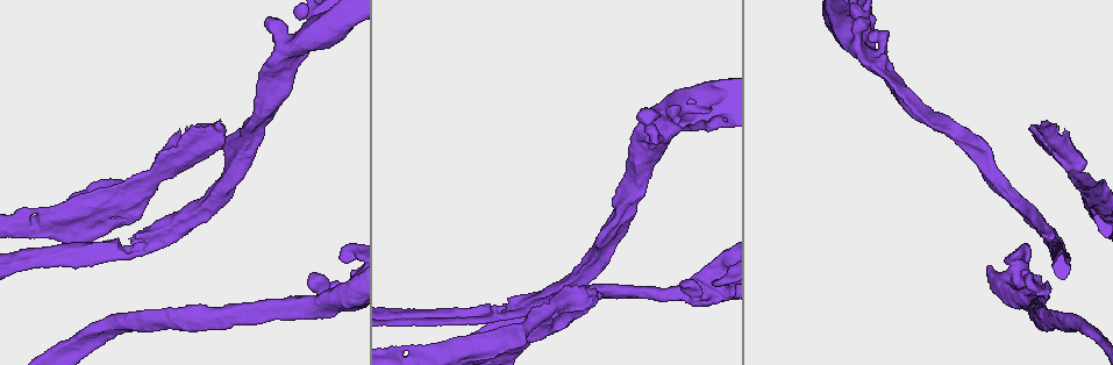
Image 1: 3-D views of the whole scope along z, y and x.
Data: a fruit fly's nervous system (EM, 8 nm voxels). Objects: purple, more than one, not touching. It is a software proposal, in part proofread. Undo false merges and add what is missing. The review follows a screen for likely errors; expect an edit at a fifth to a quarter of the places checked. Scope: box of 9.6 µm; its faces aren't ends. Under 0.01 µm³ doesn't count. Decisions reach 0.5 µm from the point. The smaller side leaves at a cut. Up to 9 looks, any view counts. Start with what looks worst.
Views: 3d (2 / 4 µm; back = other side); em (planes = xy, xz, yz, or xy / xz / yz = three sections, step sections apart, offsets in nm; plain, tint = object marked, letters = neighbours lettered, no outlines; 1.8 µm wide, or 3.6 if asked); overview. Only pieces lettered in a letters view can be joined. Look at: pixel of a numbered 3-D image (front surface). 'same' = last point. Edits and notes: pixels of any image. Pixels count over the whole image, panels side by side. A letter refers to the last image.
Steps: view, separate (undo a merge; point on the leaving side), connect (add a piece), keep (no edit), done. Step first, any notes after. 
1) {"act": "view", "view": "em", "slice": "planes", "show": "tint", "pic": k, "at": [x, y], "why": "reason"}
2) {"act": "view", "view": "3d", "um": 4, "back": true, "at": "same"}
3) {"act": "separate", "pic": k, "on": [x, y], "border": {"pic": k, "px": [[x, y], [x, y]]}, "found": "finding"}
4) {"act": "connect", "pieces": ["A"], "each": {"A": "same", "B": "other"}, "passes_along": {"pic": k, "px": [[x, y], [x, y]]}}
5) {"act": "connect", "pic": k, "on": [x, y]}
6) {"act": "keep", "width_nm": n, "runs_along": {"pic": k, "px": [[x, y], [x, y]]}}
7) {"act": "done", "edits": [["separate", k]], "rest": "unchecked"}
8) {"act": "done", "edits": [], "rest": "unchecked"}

{"act": "view", "view": "em", "um": 3.6, "slice": "planes", "show": "plain", "pic": 1, "at": [110, 199], "why": "calibre changes"}

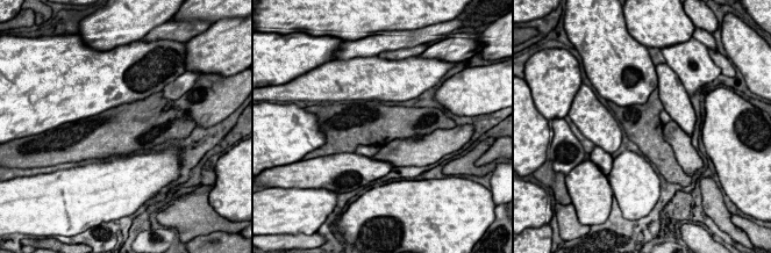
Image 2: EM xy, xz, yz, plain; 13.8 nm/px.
{"act": "view", "view": "em", "um": 3.6, "slice": "planes", "show": "letters", "at": "same", "why": "what lies round it"}

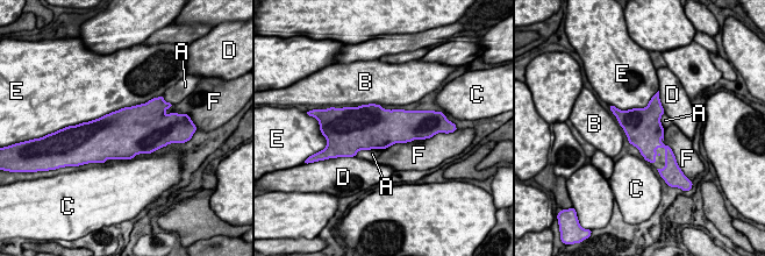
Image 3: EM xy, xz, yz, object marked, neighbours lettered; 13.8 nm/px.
{"act": "keep", "width_nm": 500, "each": {"A": "other", "B": "other", "C": "other", "D": "other", "E": "other", "F": "other"}, "border": {"pic": 3, "px": [[422, 139], [395, 142], [383, 150]]}, "found": "one neuron here"}

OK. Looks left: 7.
{"act": "view", "view": "3d", "um": 4, "pic": 1, "at": [688, 118], "why": "sharp bend"}

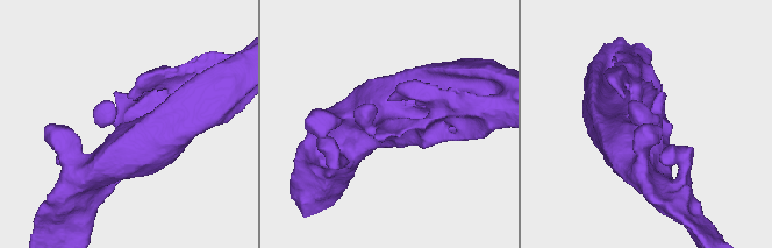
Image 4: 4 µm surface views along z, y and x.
{"act": "view", "view": "em", "um": 3.6, "slice": "planes", "show": "letters", "pic": 4, "at": [386, 125]}

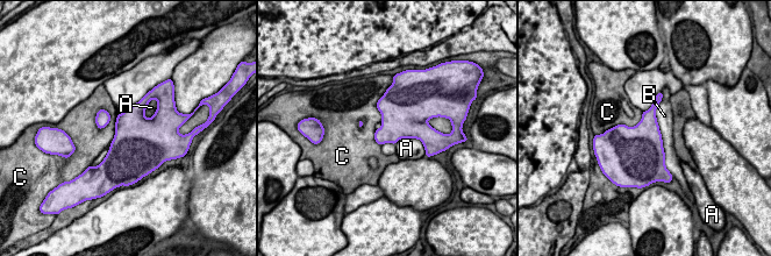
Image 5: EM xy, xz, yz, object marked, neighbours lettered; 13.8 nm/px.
{"act": "keep", "each": {"A": "other", "B": "other", "C": "other"}, "border": {"pic": 5, "px": [[105, 108], [109, 121], [99, 129]]}, "found": "continuous, no second neuron"}

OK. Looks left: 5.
{"act": "view", "view": "3d", "um": 2, "pic": 1, "at": [220, 139]}

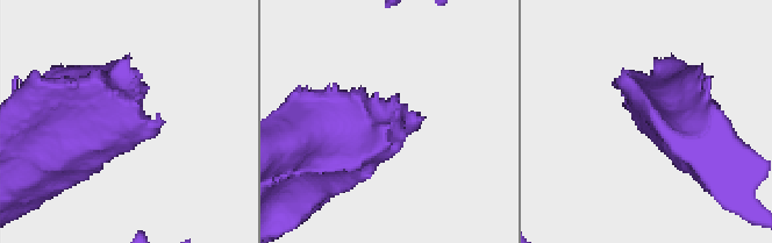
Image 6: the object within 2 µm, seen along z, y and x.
{"act": "view", "view": "em", "slice": "planes", "show": "tint", "pic": 6, "at": [385, 126], "arm_widths_nm": [200, 400], "why": "now the EM"}

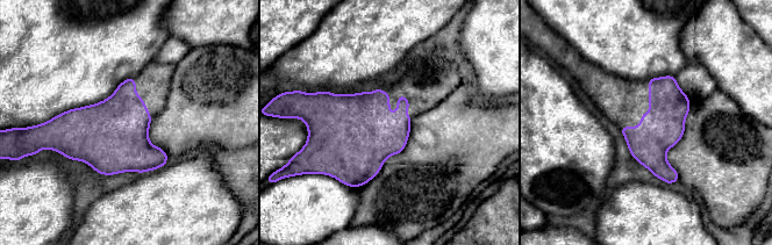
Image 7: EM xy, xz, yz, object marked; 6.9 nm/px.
{"act": "view", "view": "em", "slice": "planes", "show": "letters", "at": "same", "why": "what lies round it"}

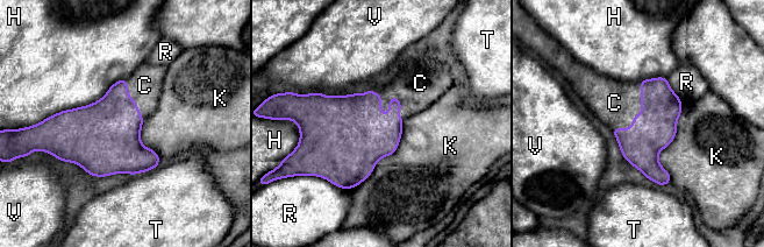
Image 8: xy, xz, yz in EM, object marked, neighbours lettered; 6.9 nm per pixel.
{"act": "connect", "pieces": ["C"], "width_nm": 300, "each": {"C": "same", "H": "other", "K": "other", "R": "other", "T": "other", "V": "other"}, "found": "it goes on there"}

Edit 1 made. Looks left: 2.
{"act": "done", "edits": [["connect", 8]], "rest": "unchecked"}

